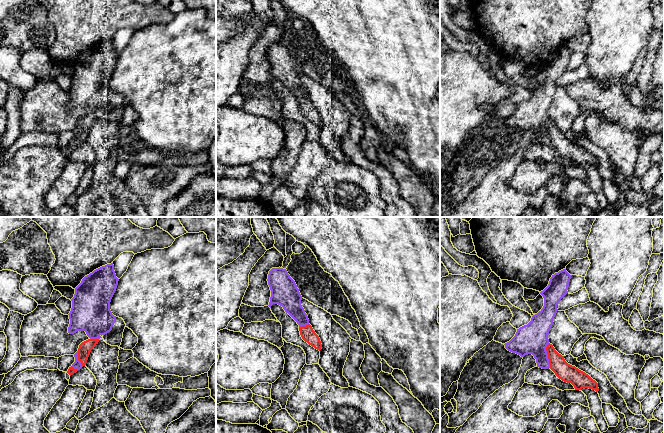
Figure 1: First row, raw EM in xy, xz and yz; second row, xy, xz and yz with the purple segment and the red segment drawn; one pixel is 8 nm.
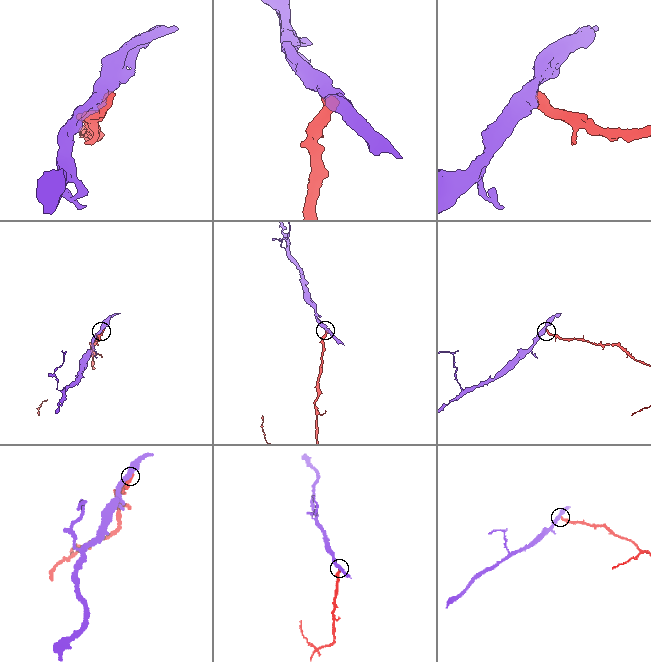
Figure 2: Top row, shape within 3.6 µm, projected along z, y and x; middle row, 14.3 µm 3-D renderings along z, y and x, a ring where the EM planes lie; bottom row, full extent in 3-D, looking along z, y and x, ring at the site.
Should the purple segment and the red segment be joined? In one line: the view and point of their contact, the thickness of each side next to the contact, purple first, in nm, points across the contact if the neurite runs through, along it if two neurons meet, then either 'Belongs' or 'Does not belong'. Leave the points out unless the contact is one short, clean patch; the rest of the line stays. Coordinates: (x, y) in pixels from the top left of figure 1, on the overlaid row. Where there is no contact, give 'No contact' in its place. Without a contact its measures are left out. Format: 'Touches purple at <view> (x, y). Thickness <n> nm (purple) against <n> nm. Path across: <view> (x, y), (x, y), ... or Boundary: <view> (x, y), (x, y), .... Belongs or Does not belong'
Touches purple at yz (547, 355). Thickness 240 nm (purple) against 140 nm. Path across: yz (532, 338), (547, 355), (564, 371). Belongs

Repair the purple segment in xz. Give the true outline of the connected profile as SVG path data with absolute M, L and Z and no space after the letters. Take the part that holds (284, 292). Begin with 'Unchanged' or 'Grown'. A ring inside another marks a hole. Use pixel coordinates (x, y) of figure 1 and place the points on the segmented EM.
Grown. M272 268L268 274L268 285L271 290L269 307L278 304L283 307L299 325L302 339L317 350L321 350L322 344L319 336L309 324L309 319L301 305L302 296L295 281L290 277L286 269Z

